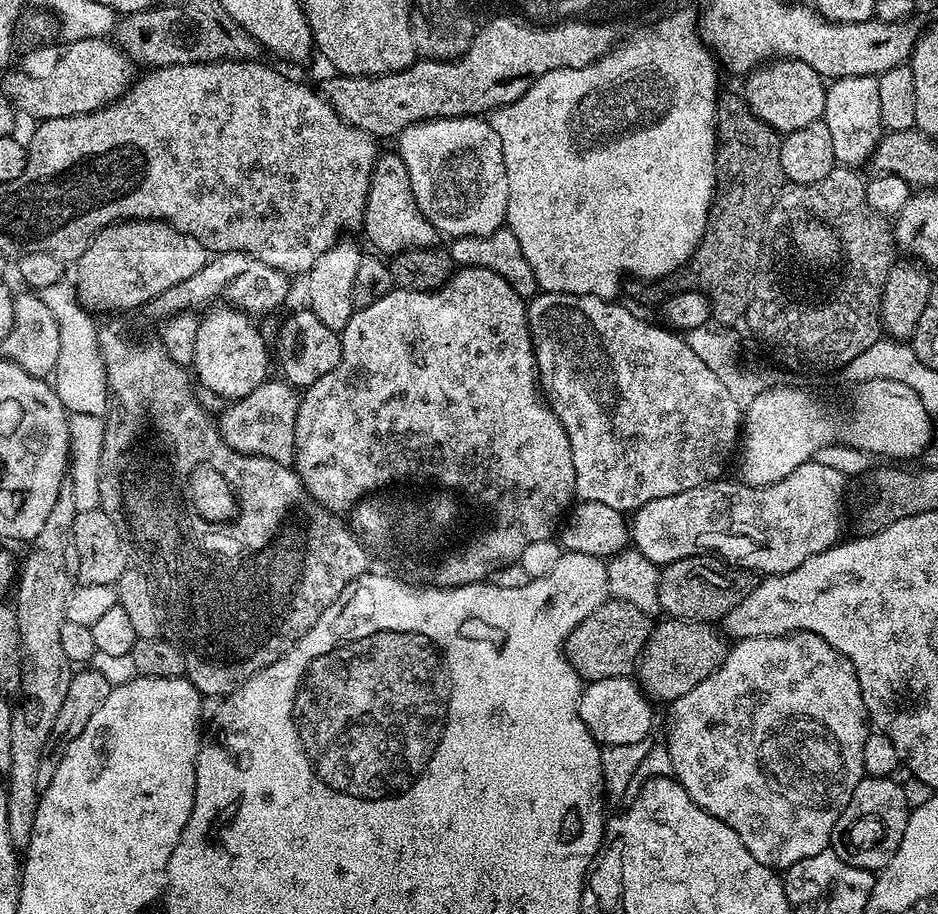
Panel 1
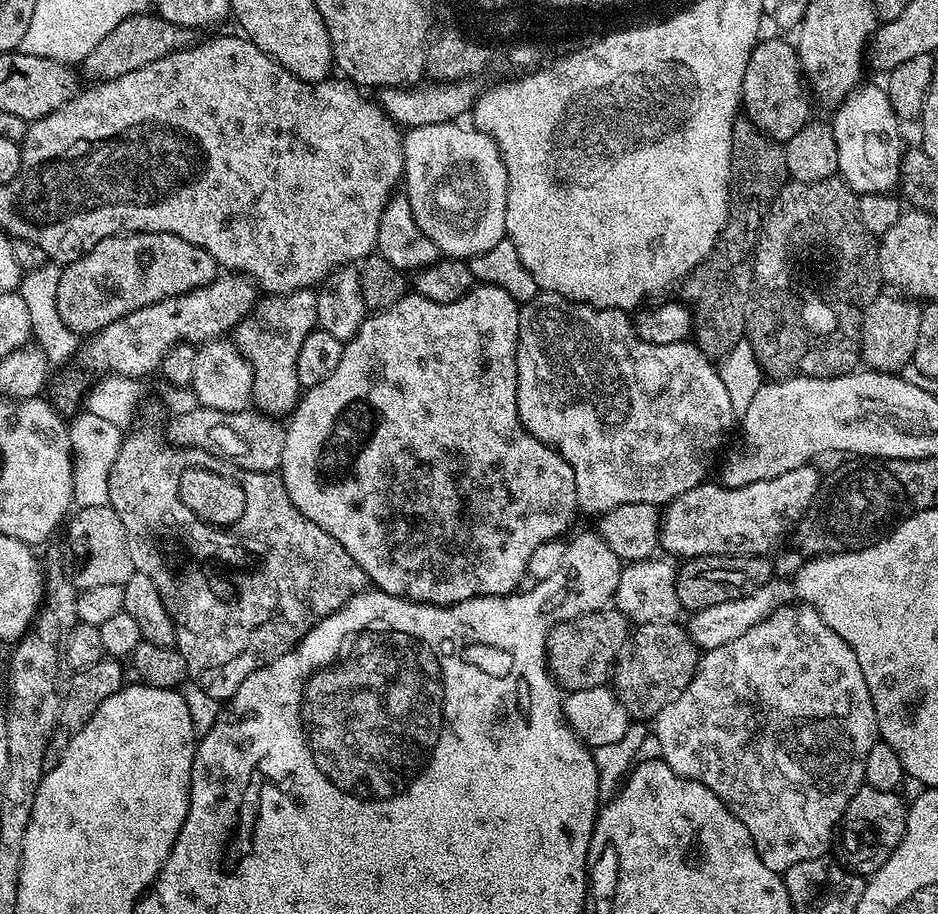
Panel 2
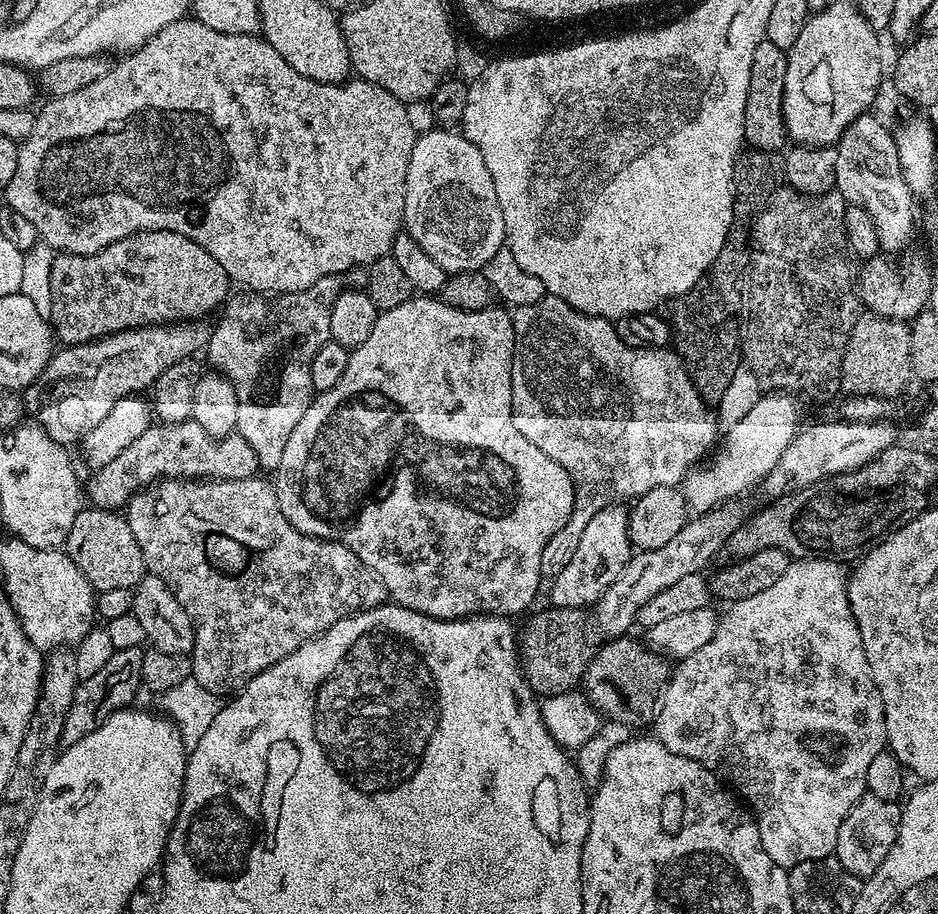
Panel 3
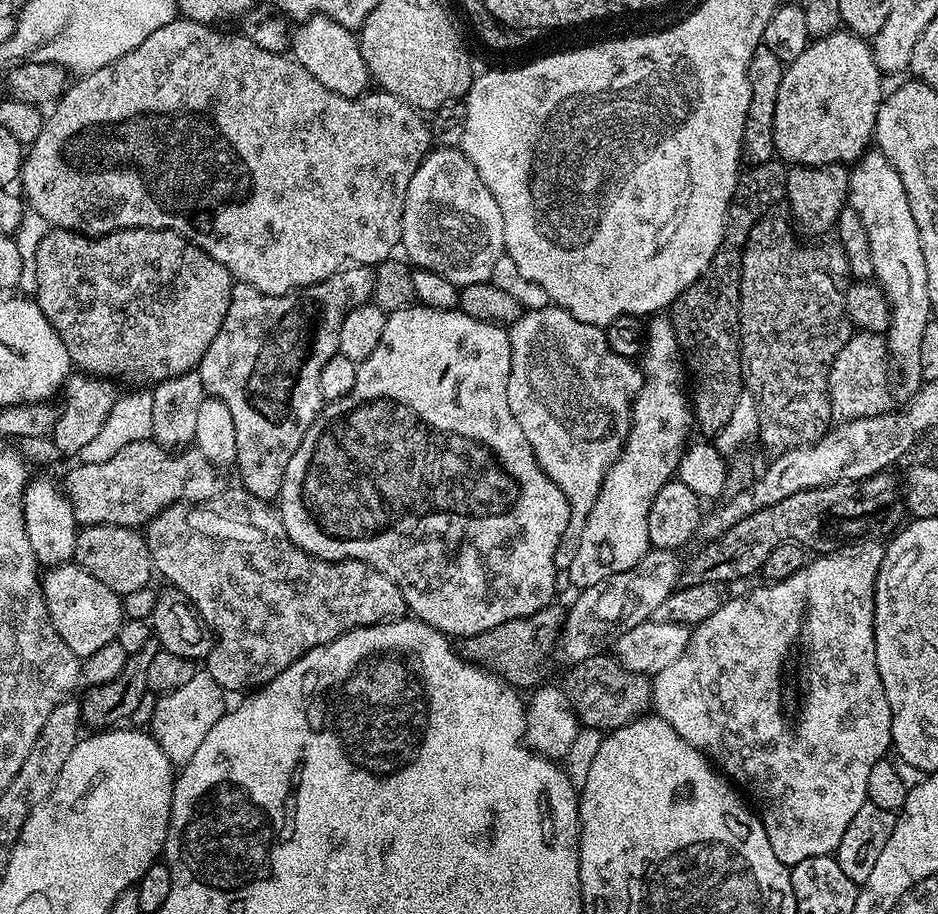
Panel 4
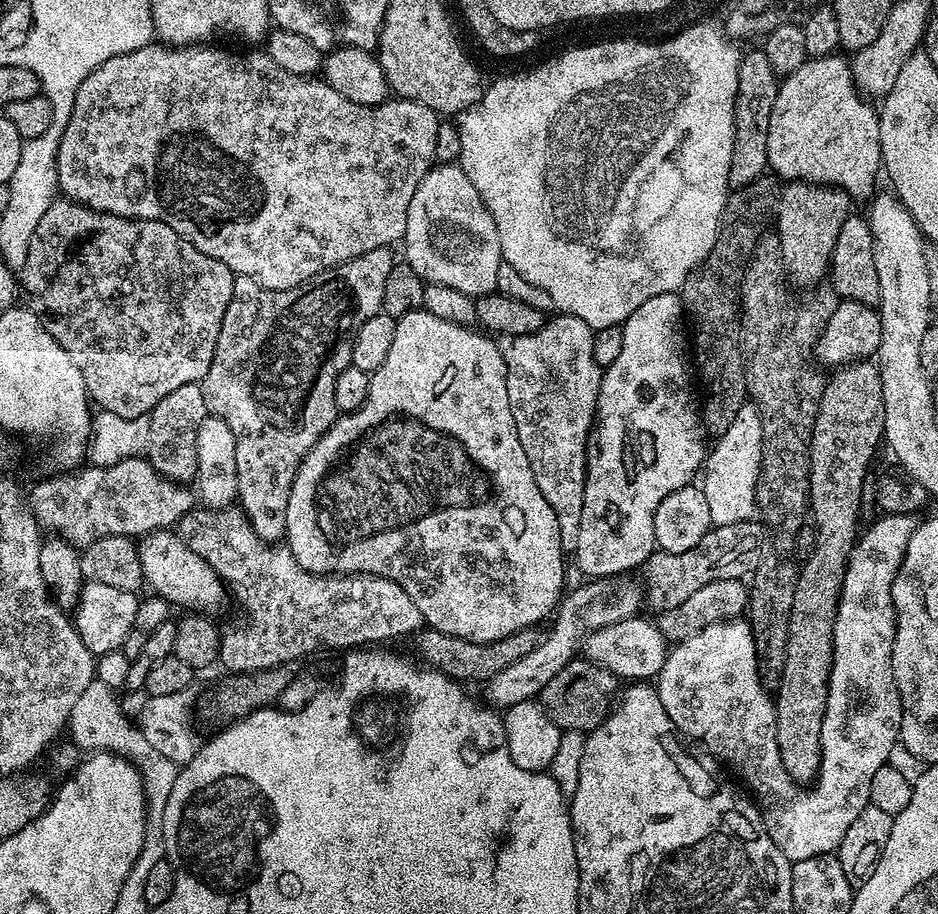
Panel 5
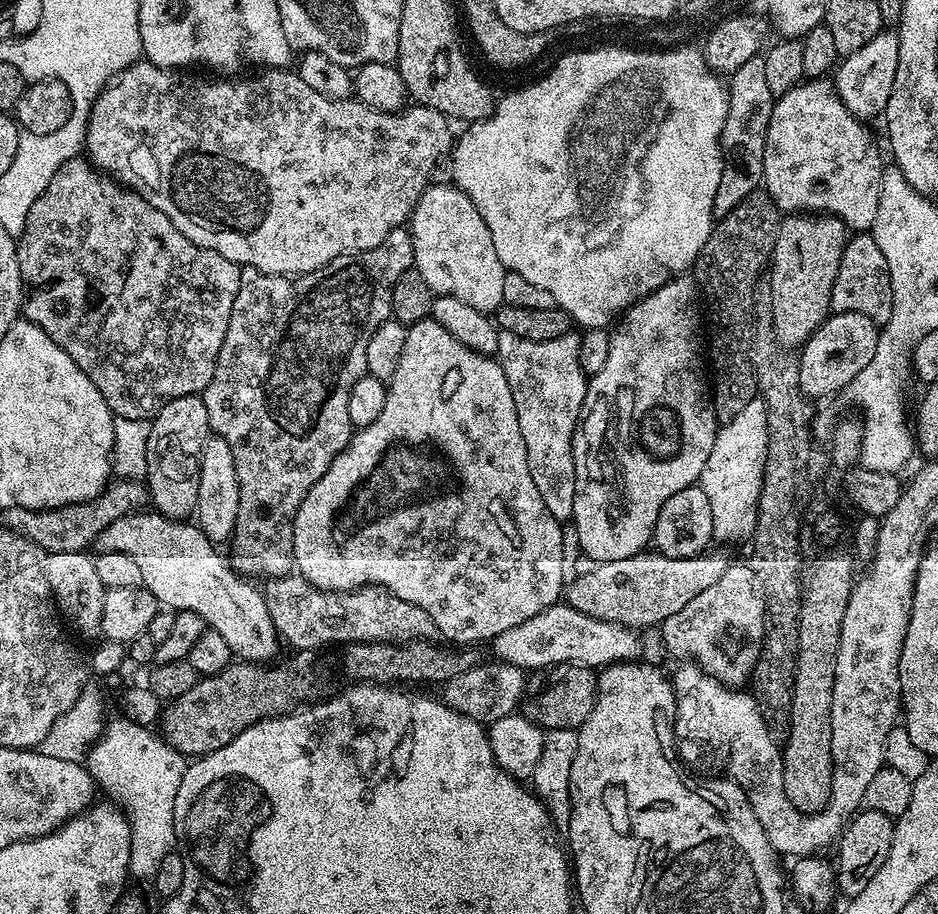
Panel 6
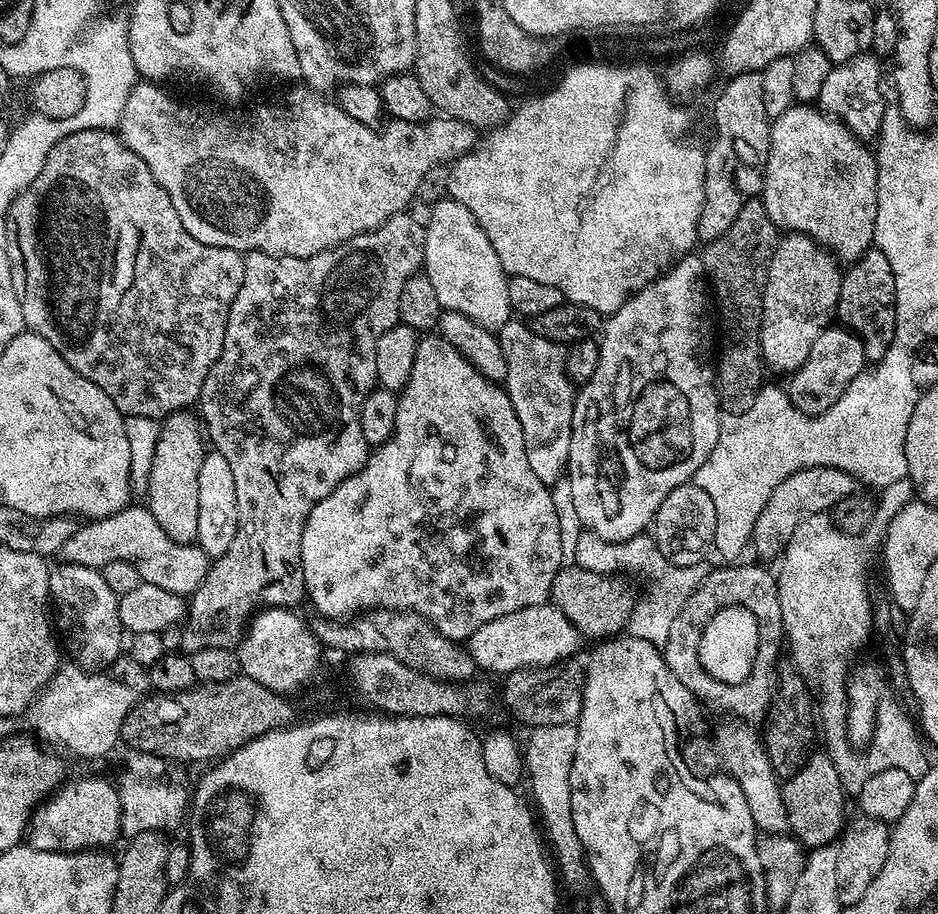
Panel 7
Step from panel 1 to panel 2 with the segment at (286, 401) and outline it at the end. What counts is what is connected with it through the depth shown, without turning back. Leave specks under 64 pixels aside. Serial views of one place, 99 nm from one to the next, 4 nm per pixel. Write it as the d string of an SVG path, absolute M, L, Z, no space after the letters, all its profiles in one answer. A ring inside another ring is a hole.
M198 407L188 414L178 414L168 420L166 440L178 448L202 448L221 458L232 456L237 469L246 472L276 472L282 462L285 425L279 419L265 416L259 410L223 412Z

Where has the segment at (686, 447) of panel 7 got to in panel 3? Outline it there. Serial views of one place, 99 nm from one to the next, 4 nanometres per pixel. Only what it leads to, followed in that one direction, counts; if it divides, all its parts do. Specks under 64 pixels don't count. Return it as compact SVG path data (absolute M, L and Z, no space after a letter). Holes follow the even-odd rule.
M614 503L606 510L598 510L586 530L582 530L582 538L578 542L578 550L574 550L573 560L566 565L562 574L554 577L556 584L552 588L551 603L558 608L578 608L581 610L595 605L601 594L624 573L625 566L634 555L634 545L628 537L627 507Z

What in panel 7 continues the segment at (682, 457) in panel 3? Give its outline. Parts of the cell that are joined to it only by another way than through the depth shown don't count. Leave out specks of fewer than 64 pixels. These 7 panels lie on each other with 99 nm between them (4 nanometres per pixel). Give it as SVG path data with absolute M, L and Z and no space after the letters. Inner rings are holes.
M513 318L498 329L502 354L506 354L506 378L502 382L514 406L514 414L522 426L522 438L526 442L526 458L530 458L530 468L546 485L553 485L565 475L570 454L572 419L576 405L577 389L566 374L565 345L550 342L539 332L533 332L523 319Z

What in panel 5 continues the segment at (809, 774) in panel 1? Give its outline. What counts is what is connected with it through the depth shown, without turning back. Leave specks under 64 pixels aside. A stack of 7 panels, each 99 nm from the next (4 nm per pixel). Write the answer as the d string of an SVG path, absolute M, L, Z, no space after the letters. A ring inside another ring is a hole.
M915 515L879 517L868 529L859 533L844 567L840 599L836 601L836 617L832 631L832 669L828 672L826 714L822 718L820 739L820 773L811 787L796 784L786 774L778 754L776 737L776 705L769 689L760 679L760 662L756 658L752 625L744 618L729 618L719 624L707 624L690 638L673 643L668 649L662 670L654 678L654 687L673 728L681 737L697 740L712 756L736 771L743 787L754 797L764 825L778 850L790 861L826 856L839 849L846 830L854 818L869 805L870 781L890 758L890 750L900 738L902 702L894 682L892 650L896 633L896 611L892 605L892 583L900 569L906 546L914 534Z

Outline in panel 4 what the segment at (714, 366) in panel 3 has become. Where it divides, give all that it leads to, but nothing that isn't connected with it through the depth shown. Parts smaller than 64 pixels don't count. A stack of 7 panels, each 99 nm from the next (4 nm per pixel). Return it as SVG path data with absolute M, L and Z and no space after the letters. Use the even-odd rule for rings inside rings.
M773 158L745 167L736 178L736 194L728 203L724 237L710 266L685 292L678 294L670 309L674 334L686 357L690 377L690 407L701 437L714 438L730 422L734 406L745 391L740 365L740 275L744 247L752 227L769 211L771 204L785 199L788 171Z

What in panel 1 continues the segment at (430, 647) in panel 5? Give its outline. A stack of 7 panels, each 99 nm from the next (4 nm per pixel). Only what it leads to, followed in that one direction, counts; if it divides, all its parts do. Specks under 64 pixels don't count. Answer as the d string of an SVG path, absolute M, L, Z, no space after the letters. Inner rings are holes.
M609 598L582 623L574 626L564 644L564 652L581 681L627 676L637 667L653 627L654 620L649 613L630 606L630 602Z

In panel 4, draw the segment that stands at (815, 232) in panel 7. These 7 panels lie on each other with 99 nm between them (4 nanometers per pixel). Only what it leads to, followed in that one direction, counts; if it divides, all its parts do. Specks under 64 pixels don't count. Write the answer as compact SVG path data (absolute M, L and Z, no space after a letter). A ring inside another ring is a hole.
M837 30L828 36L813 39L802 51L802 54L785 67L782 74L782 86L778 86L778 103L774 105L774 146L776 147L776 156L788 166L798 164L843 164L851 166L855 164L865 152L869 151L874 140L876 119L878 118L878 110L882 99L880 79L882 79L880 67L874 62L871 43L865 37L855 36L853 32L847 30Z

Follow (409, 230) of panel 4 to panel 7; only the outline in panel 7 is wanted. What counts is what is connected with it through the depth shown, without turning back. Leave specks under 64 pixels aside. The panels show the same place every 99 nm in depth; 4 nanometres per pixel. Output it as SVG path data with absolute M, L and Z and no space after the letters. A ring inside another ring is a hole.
M451 198L438 201L427 211L422 272L434 285L441 309L466 314L466 318L474 318L478 326L500 329L514 316L510 306L509 275L504 271L498 254L494 254L486 230L478 226L474 214L470 214L462 202Z

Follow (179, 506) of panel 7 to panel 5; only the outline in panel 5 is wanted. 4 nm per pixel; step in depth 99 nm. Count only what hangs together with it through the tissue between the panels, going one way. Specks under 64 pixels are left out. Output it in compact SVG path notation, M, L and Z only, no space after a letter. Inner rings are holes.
M199 384L178 386L178 390L166 394L166 398L154 406L148 416L150 442L146 458L158 470L158 474L167 476L173 482L195 481L198 470L198 426L207 415L206 398L202 398Z

